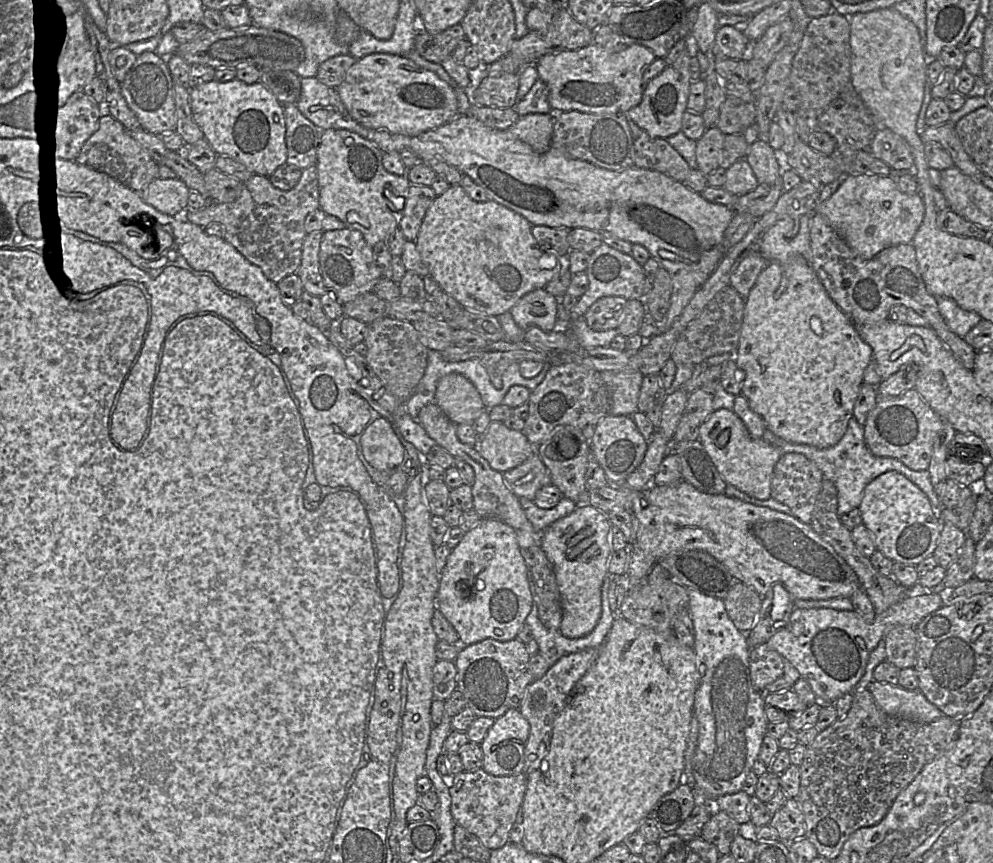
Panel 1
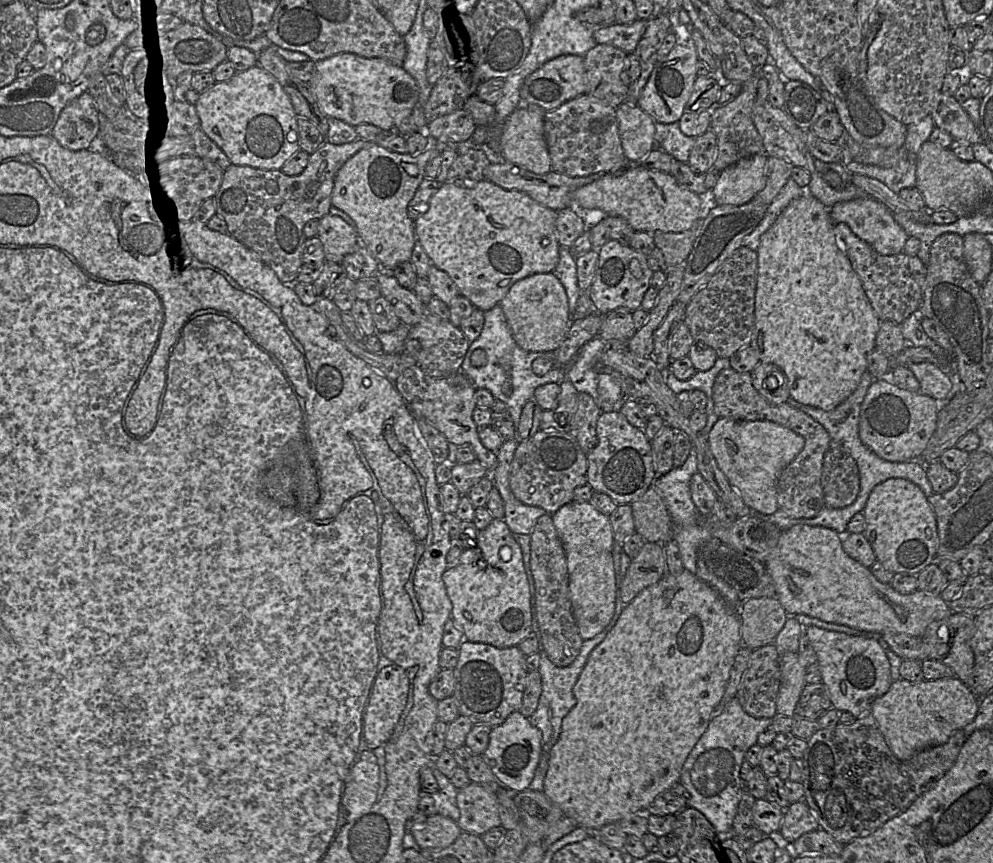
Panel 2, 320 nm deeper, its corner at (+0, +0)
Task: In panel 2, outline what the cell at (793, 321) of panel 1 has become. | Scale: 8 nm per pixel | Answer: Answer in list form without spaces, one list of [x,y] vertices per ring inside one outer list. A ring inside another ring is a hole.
[[[804,194],[792,200],[778,215],[771,227],[761,236],[757,252],[757,280],[753,335],[750,346],[756,351],[760,363],[771,363],[779,367],[787,378],[790,398],[807,406],[831,411],[843,403],[858,387],[862,375],[867,371],[867,357],[875,349],[876,336],[881,320],[875,313],[862,282],[854,271],[847,255],[836,244],[834,226],[829,209],[815,197]]]

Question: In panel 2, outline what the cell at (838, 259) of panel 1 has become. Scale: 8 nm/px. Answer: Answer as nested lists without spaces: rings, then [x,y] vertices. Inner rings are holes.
[[[845,223],[834,226],[836,244],[849,258],[859,276],[865,293],[881,321],[890,320],[901,324],[919,309],[923,301],[927,269],[921,259],[903,251],[896,255],[883,256],[866,241],[856,236]]]

